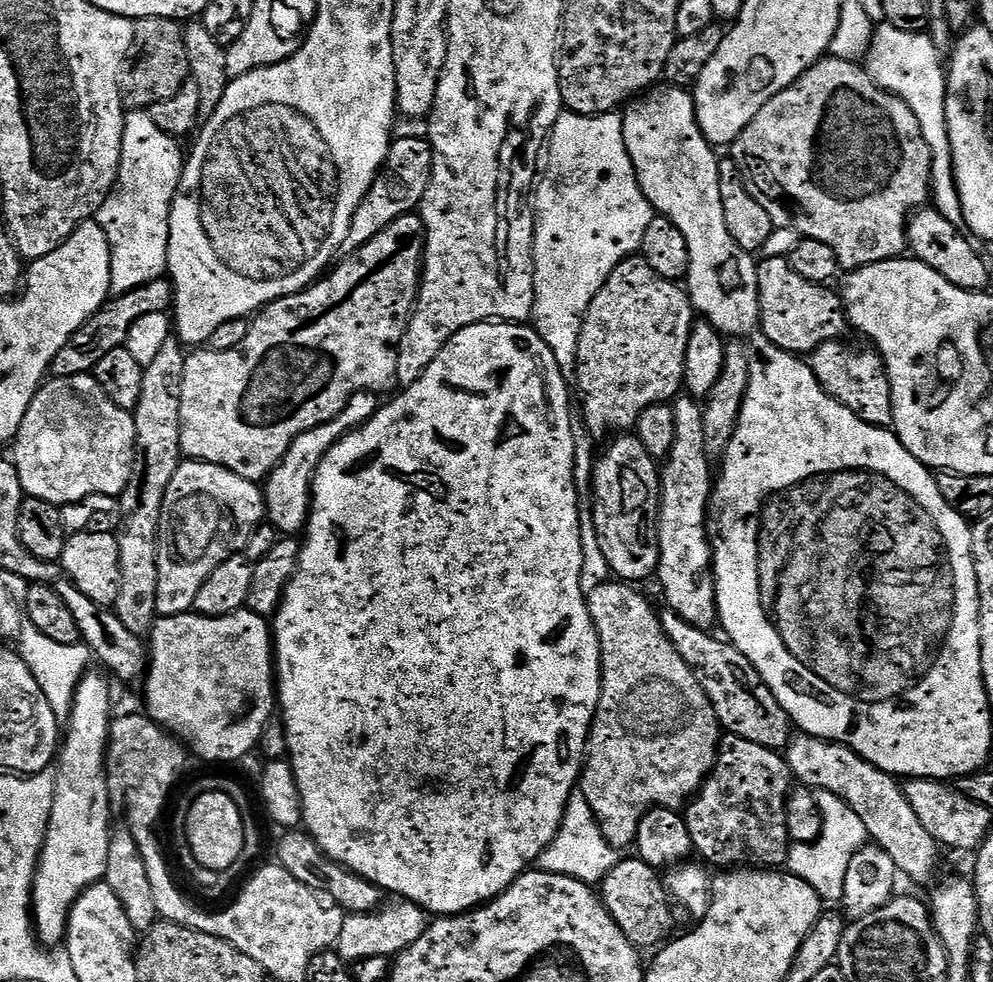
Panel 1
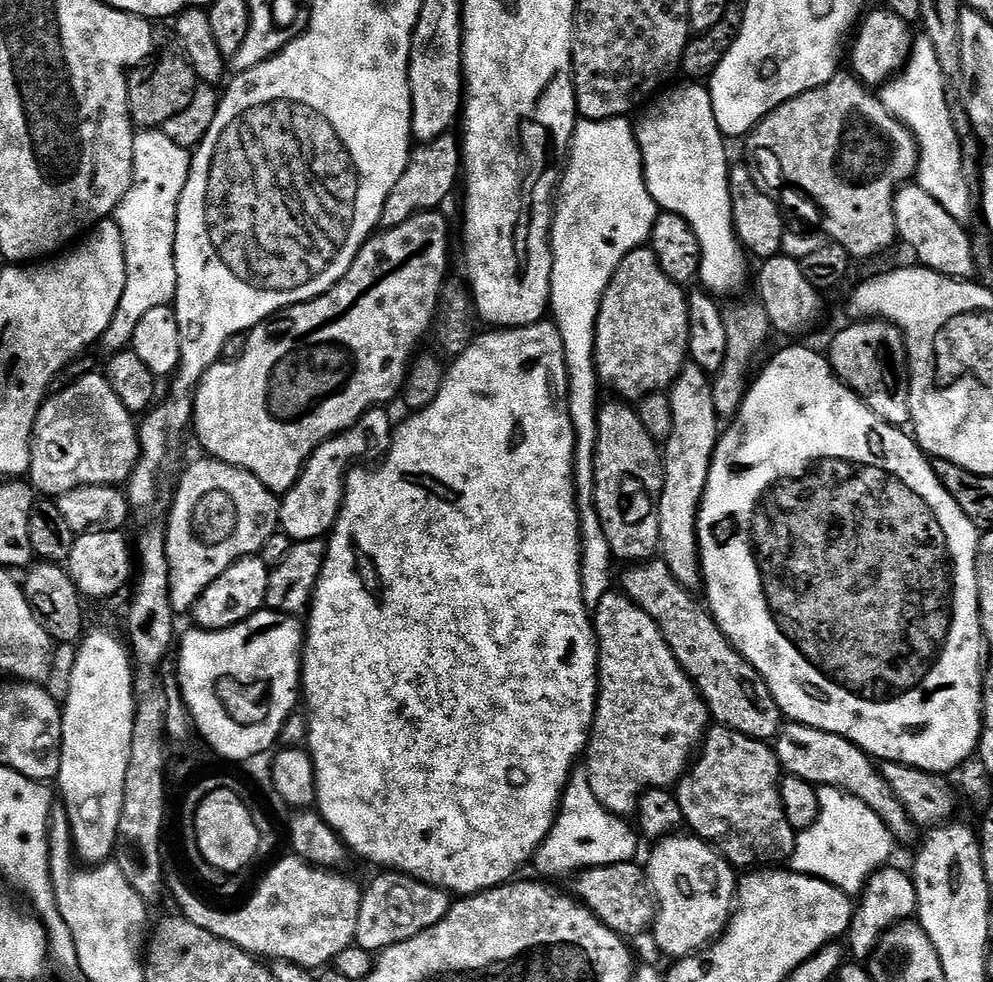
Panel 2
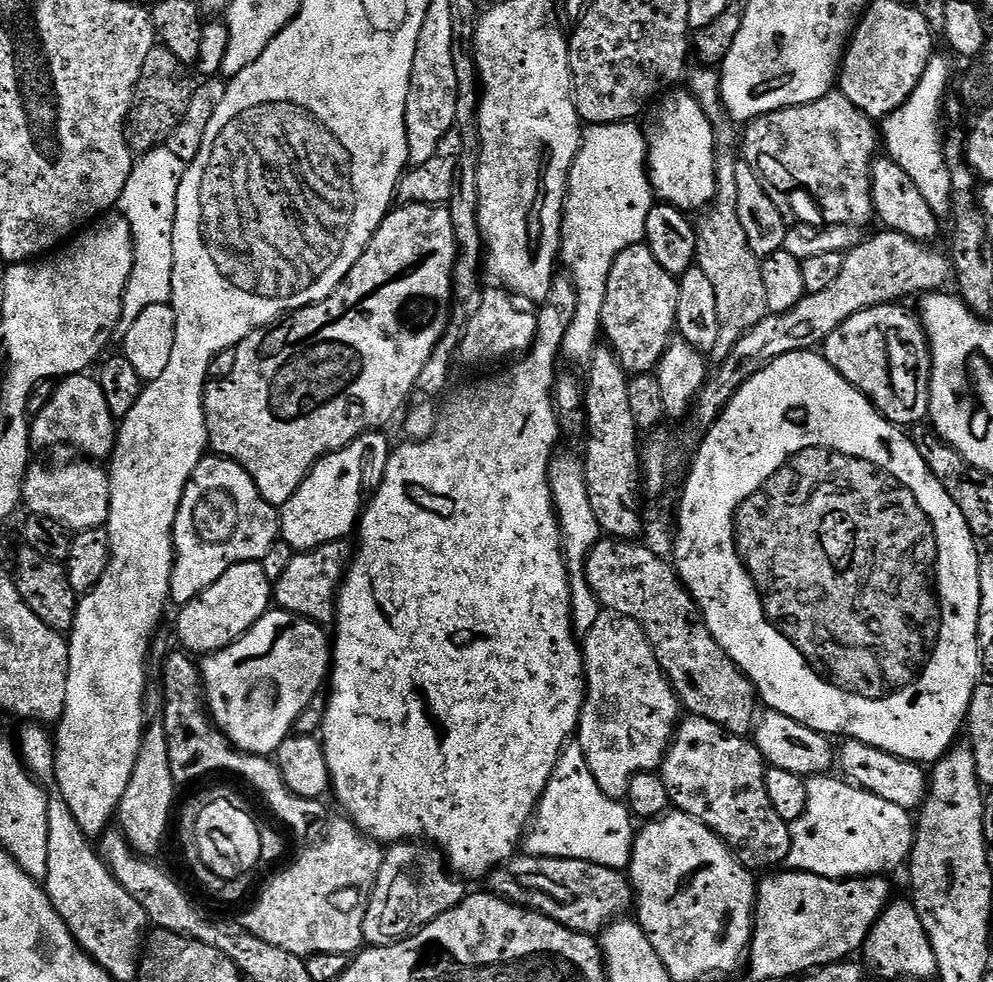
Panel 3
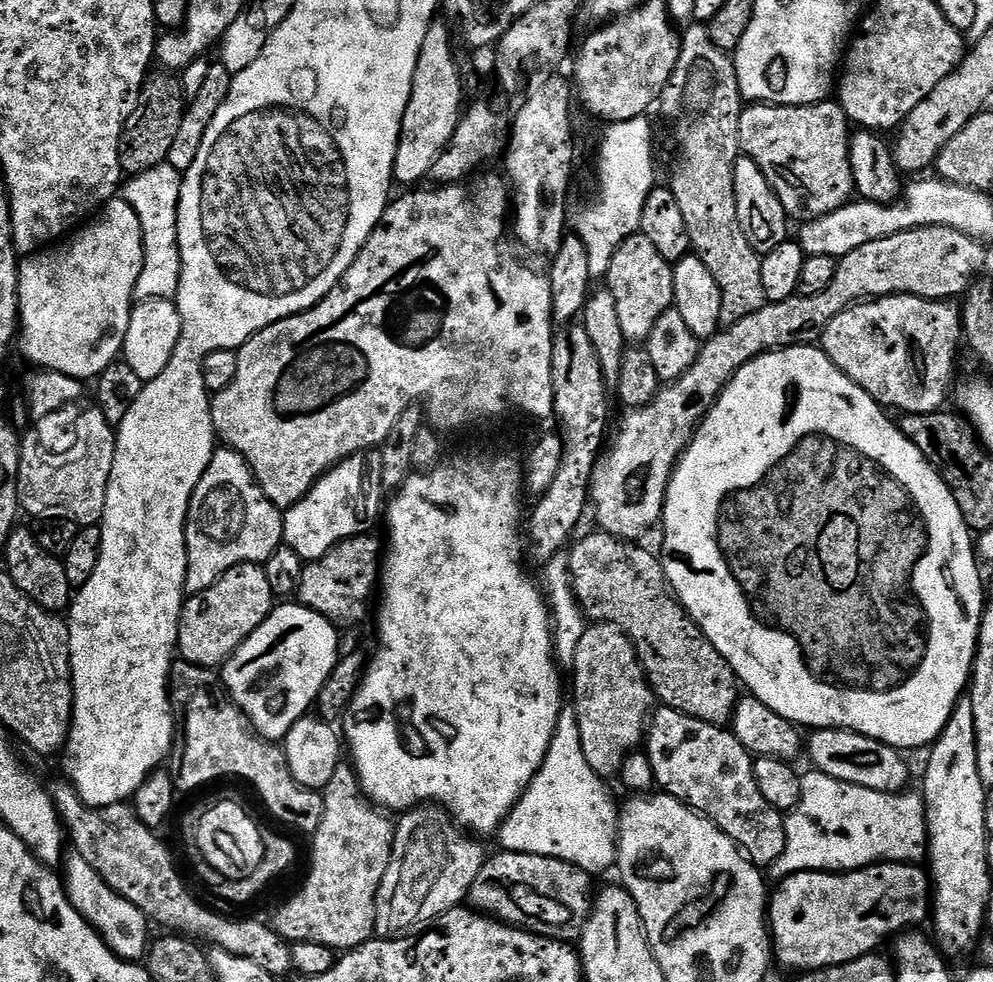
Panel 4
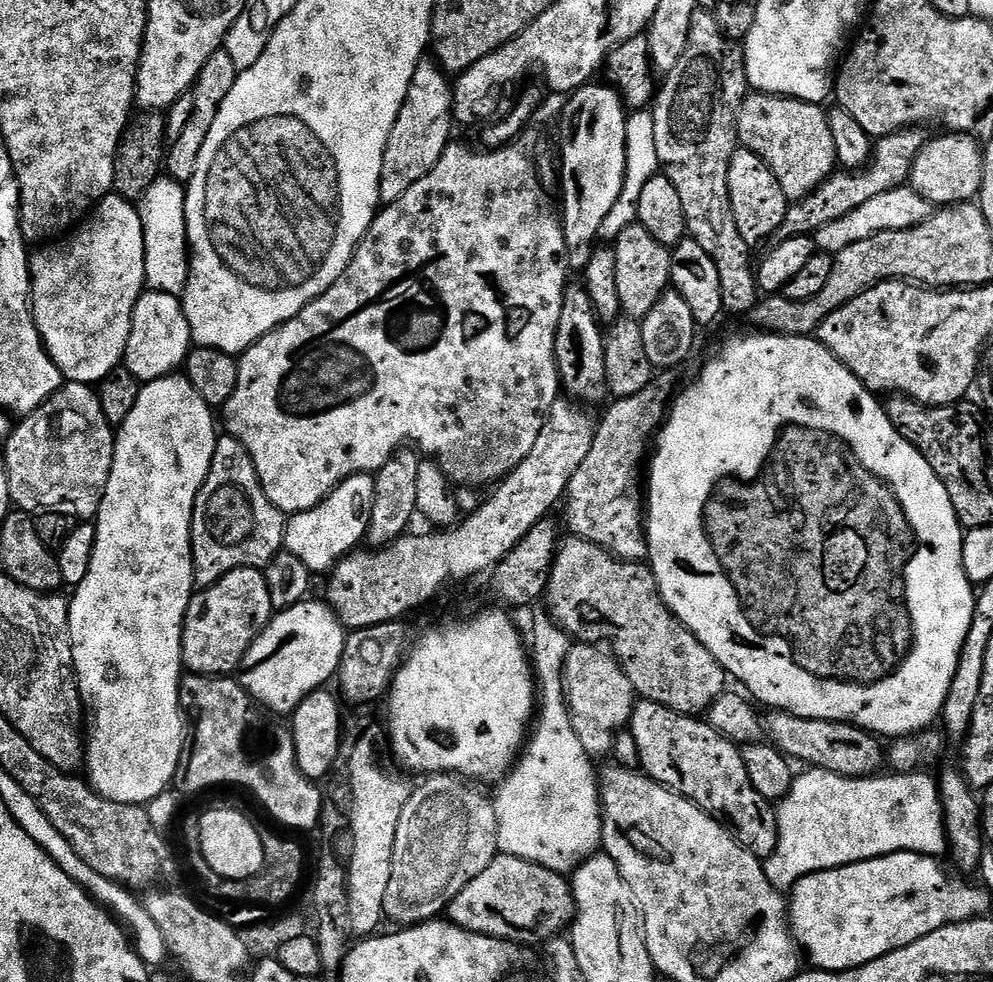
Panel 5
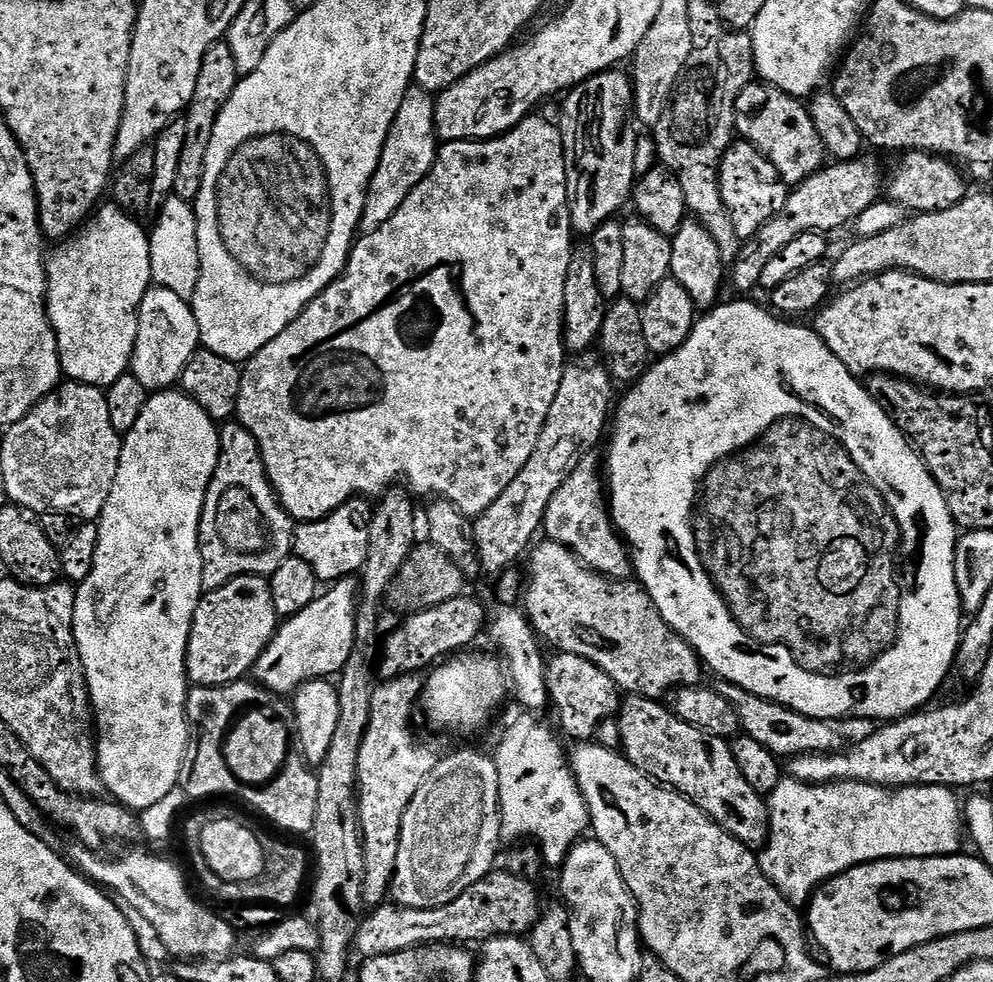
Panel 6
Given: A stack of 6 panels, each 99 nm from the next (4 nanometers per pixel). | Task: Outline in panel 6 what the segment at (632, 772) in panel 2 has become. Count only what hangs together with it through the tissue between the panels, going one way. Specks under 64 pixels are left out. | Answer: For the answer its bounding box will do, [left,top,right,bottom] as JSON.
[544,651,622,742]

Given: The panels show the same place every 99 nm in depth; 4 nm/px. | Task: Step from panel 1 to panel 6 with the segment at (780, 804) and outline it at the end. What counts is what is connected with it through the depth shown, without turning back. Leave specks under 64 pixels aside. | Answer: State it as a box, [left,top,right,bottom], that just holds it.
[618,695,768,850]

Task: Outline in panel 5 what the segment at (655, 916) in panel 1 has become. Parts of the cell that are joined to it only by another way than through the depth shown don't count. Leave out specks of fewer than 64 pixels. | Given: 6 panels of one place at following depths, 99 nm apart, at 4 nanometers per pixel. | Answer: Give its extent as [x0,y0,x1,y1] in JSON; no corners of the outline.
[447,854,574,946]

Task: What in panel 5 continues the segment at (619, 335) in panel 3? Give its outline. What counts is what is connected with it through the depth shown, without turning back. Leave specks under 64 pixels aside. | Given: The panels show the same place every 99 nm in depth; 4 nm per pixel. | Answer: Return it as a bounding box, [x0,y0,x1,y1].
[614,222,672,318]

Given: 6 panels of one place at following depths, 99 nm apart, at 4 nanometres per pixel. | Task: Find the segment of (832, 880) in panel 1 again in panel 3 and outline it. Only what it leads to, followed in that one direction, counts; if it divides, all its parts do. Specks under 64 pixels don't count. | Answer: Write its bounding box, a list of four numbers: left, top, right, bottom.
[786,774,914,880]

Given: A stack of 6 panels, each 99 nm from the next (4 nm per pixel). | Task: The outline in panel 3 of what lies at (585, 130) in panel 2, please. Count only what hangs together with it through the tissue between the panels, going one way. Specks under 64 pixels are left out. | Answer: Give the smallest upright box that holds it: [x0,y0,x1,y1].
[549,122,654,636]

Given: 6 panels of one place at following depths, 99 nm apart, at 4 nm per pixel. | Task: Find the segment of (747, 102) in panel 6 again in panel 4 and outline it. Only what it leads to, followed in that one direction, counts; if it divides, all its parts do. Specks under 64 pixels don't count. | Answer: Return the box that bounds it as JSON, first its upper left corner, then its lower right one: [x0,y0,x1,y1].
[738,99,854,217]

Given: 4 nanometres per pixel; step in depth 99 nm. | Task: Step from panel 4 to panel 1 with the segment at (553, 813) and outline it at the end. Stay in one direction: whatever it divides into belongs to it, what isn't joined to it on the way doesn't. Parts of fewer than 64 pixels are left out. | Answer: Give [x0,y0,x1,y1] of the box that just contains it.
[538,792,619,884]

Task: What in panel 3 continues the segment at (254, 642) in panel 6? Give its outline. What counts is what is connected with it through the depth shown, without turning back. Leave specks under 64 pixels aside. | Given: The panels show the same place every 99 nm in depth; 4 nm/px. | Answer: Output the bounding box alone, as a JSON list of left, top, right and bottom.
[175,560,274,654]

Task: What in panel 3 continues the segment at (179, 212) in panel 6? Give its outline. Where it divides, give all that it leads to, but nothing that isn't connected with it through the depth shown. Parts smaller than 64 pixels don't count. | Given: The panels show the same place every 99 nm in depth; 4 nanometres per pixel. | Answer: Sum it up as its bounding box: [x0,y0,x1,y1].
[115,146,185,338]

